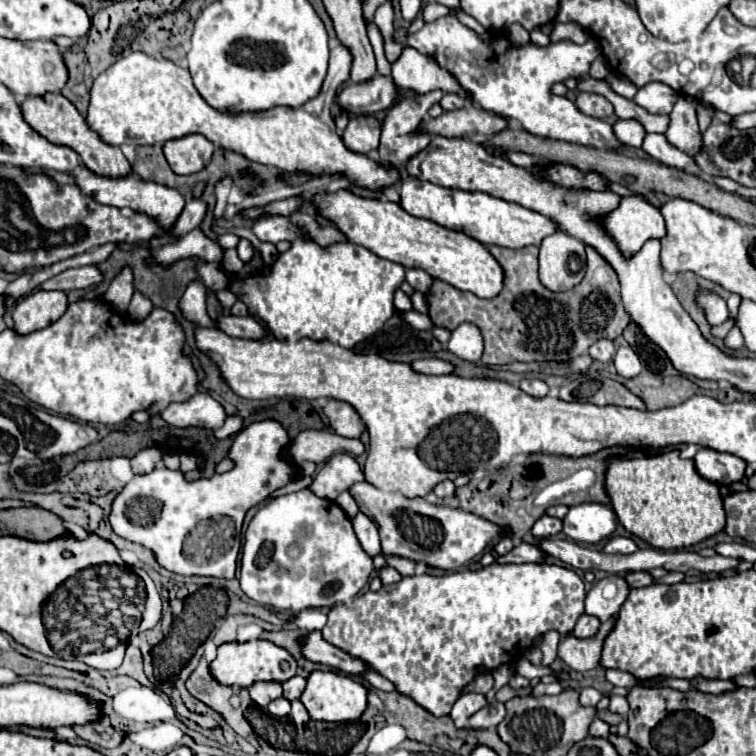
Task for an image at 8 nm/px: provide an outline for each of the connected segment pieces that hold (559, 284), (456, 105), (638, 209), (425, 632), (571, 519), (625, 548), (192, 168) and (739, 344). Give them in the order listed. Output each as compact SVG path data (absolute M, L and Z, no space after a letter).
M558 229L540 243L538 273L546 289L568 291L582 281L584 271L586 251L582 241Z
M446 93L446 95L442 97L442 101L440 101L440 107L442 107L444 111L452 111L452 109L460 109L460 107L464 107L464 105L466 105L466 101L464 101L462 97L454 95L454 93Z
M640 195L622 197L620 207L604 219L604 227L624 255L636 253L646 239L662 239L666 235L662 213Z
M492 563L478 571L458 571L448 575L412 575L394 585L384 585L378 593L364 593L352 601L334 605L322 635L328 643L364 661L372 671L386 677L394 689L436 717L450 715L462 689L480 673L494 671L504 663L514 663L529 644L546 631L556 629L568 635L584 613L584 583L572 571L548 563L500 565Z
M604 503L574 505L564 517L564 533L576 543L600 543L616 531L616 525L614 509Z
M612 537L604 545L604 553L622 553L622 555L628 555L628 553L634 553L634 551L638 551L638 547L636 547L636 543L630 537Z
M186 135L164 145L164 157L176 175L192 175L202 171L214 153L214 145L202 135Z
M732 327L730 333L724 337L724 347L730 351L740 351L744 347L744 341L738 337L738 329Z

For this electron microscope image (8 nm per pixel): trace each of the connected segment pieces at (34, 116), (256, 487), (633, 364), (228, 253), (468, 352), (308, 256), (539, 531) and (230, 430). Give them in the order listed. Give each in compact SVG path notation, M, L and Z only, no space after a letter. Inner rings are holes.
M46 93L44 97L28 95L20 103L20 111L22 111L24 121L36 133L46 137L50 143L66 145L66 147L74 149L80 155L82 163L90 171L94 171L98 175L106 175L106 177L126 177L126 175L132 173L132 165L128 163L128 159L120 151L120 147L114 147L114 145L108 145L108 143L100 141L100 135L86 125L86 119L76 111L76 107L62 93Z
M268 419L252 423L236 435L228 453L236 467L224 475L186 481L180 471L166 467L156 467L148 475L136 475L114 499L110 513L114 533L154 551L158 563L168 571L234 579L246 511L266 501L274 489L300 477L284 457L288 443L286 429L278 421Z
M618 347L616 355L614 355L614 365L616 365L616 371L620 377L626 377L626 379L632 379L636 377L640 371L642 371L642 365L640 365L640 359L638 355L634 353L632 347Z
M226 249L226 251L224 251L224 257L222 257L222 265L224 265L226 271L238 273L238 271L244 267L244 261L240 261L236 249Z
M462 323L456 331L452 331L452 337L448 341L448 351L454 353L456 357L476 363L482 357L482 349L484 349L484 343L476 325Z
M298 237L288 251L278 255L268 275L250 275L250 279L244 279L242 289L240 279L232 275L228 289L244 301L248 313L260 317L278 339L328 339L344 349L352 349L356 343L382 329L392 317L394 293L404 281L404 271L402 265L384 261L350 241L320 247L310 237Z
M542 515L542 517L534 523L534 527L532 527L532 535L534 535L534 537L554 537L554 535L558 535L560 531L562 531L560 519L550 517L550 515Z
M239 413L229 415L224 425L215 430L214 436L217 439L225 439L237 434L243 428L243 419Z

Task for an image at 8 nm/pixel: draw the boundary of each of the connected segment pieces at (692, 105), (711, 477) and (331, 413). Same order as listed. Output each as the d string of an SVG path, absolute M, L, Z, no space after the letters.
M680 95L672 113L666 139L676 149L688 153L690 157L702 151L702 133L696 121L696 101L692 97Z
M702 447L694 457L694 467L704 479L716 485L732 485L742 481L746 461L740 461L740 457L732 457L728 453L718 453Z
M328 399L328 403L322 407L322 411L328 417L330 427L336 431L336 435L358 439L366 429L360 415L358 415L358 411L348 403Z

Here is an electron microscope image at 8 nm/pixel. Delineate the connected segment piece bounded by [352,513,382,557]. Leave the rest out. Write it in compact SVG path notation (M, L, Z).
M358 513L358 515L354 517L352 525L354 525L354 533L356 533L362 549L364 549L370 557L380 555L382 551L380 551L380 537L378 537L376 525L374 525L368 517L364 517L362 513Z

